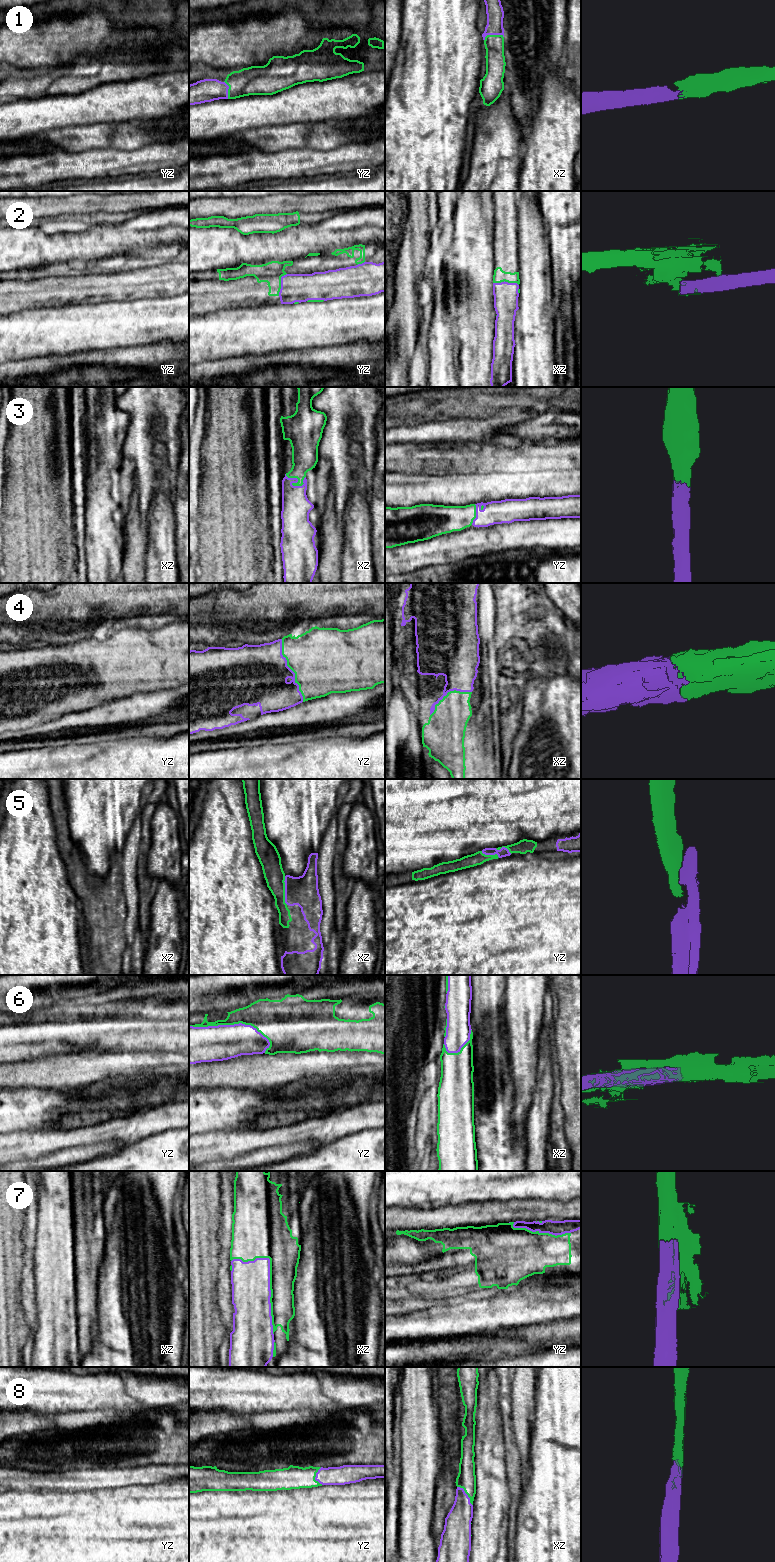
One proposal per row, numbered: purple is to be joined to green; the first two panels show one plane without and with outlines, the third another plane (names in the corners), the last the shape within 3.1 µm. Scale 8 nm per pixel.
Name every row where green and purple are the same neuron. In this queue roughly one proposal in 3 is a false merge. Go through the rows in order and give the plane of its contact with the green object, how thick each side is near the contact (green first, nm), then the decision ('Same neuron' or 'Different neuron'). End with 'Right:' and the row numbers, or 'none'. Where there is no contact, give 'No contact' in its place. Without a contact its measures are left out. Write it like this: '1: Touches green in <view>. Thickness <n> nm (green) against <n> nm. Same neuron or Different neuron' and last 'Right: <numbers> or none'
1: Touches green in xz. Thickness 160 nm (green) against 140 nm. Same neuron
2: Touches green in xz. Thickness 100 nm (green) against 190 nm. Different neuron
3: Touches green in xz. Thickness 200 nm (green) against 220 nm. Same neuron
4: Touches green in yz. Thickness 480 nm (green) against 440 nm. Same neuron
5: Touches green in xz. Thickness 160 nm (green) against 240 nm. Same neuron
6: Touches green in yz. Thickness 240 nm (green) against 280 nm. Same neuron
7: Touches green in xz. Thickness 260 nm (green) against 320 nm. Same neuron
8: Touches green in xz. Thickness 160 nm (green) against 200 nm. Same neuron
Right: 1, 3, 4, 5, 6, 7, 8

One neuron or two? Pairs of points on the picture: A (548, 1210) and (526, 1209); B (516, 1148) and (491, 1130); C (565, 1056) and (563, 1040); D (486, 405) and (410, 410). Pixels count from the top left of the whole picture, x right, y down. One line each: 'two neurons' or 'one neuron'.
A: one neuron
B: one neuron
C: one neuron
D: one neuron

